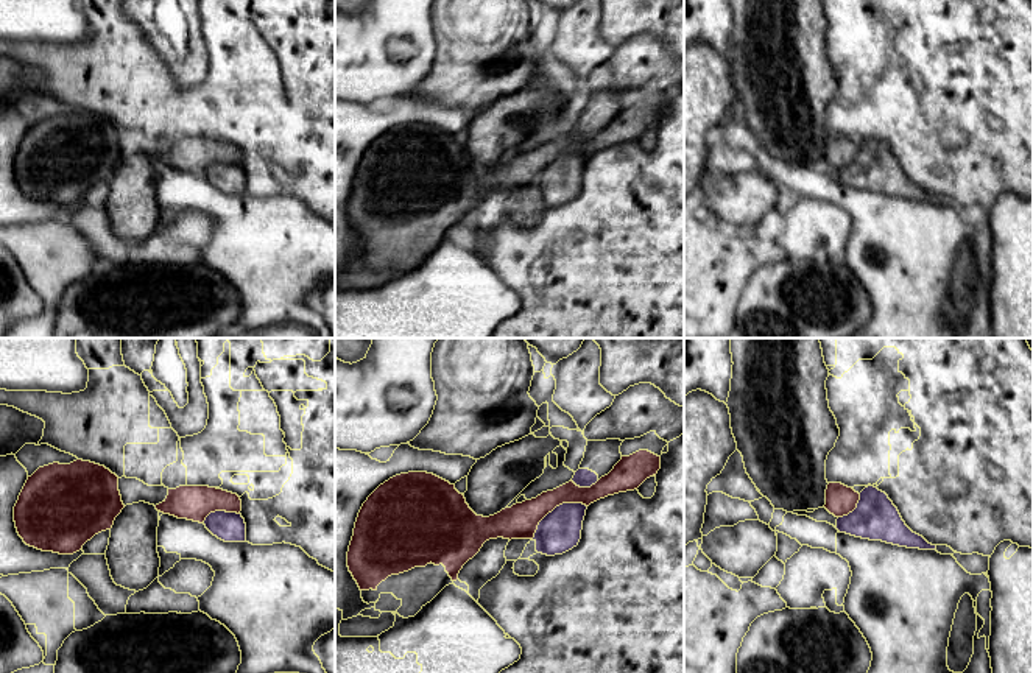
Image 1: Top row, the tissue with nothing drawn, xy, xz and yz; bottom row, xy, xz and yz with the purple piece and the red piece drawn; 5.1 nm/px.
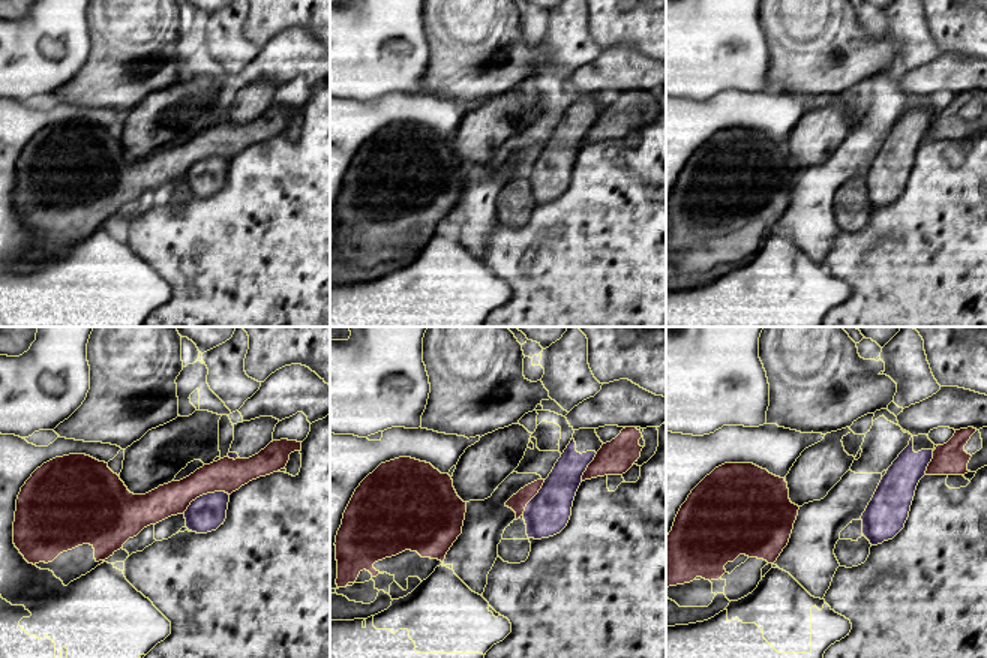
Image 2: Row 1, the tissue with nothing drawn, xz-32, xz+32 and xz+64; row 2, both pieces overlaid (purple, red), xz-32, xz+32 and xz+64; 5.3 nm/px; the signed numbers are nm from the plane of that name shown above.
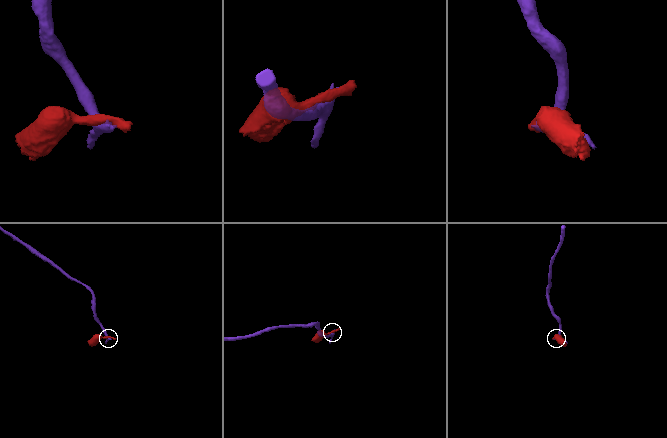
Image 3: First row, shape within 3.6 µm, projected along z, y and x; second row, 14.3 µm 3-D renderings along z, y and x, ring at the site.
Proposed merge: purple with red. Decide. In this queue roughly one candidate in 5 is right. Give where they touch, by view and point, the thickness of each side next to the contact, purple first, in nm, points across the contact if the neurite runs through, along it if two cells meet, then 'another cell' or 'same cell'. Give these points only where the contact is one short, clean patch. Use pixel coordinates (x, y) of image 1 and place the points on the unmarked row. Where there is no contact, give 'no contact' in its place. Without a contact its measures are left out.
contact xz (557, 158); calibres 220 and 180 nm; another cell

